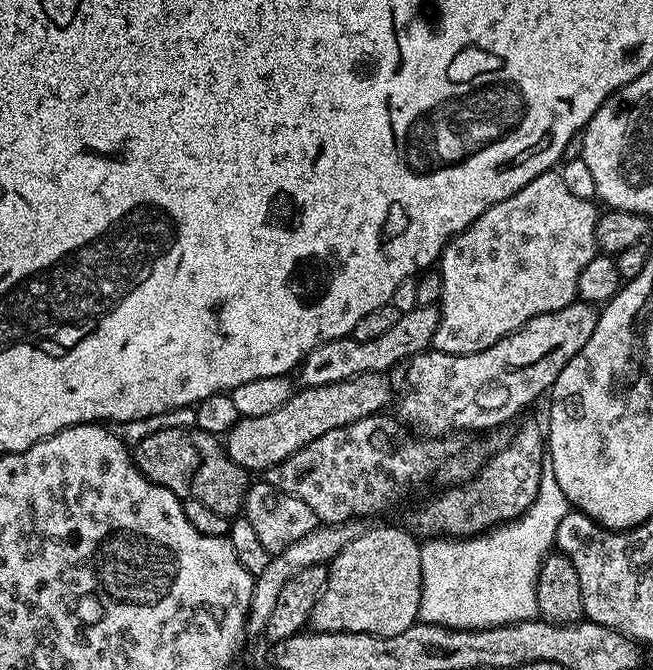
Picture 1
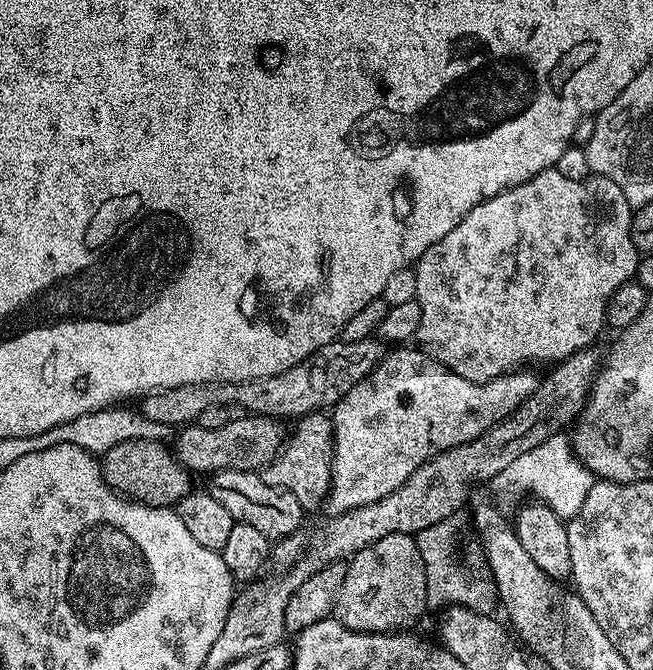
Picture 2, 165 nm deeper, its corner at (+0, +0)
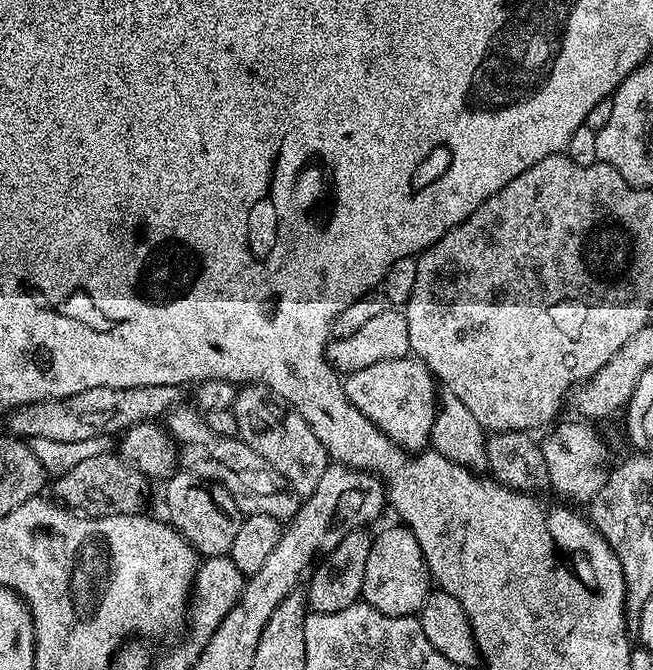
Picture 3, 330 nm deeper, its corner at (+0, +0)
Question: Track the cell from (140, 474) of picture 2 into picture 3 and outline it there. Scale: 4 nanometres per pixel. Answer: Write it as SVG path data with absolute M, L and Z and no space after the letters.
M103 452L94 458L86 458L83 462L78 462L78 466L74 466L74 470L66 470L66 474L55 477L51 495L55 497L59 503L65 508L71 508L72 511L81 513L86 516L134 516L141 511L140 508L144 504L144 499L148 496L148 487L150 481L147 476L143 476L141 472L133 466L133 464L125 460L119 454L112 452Z

